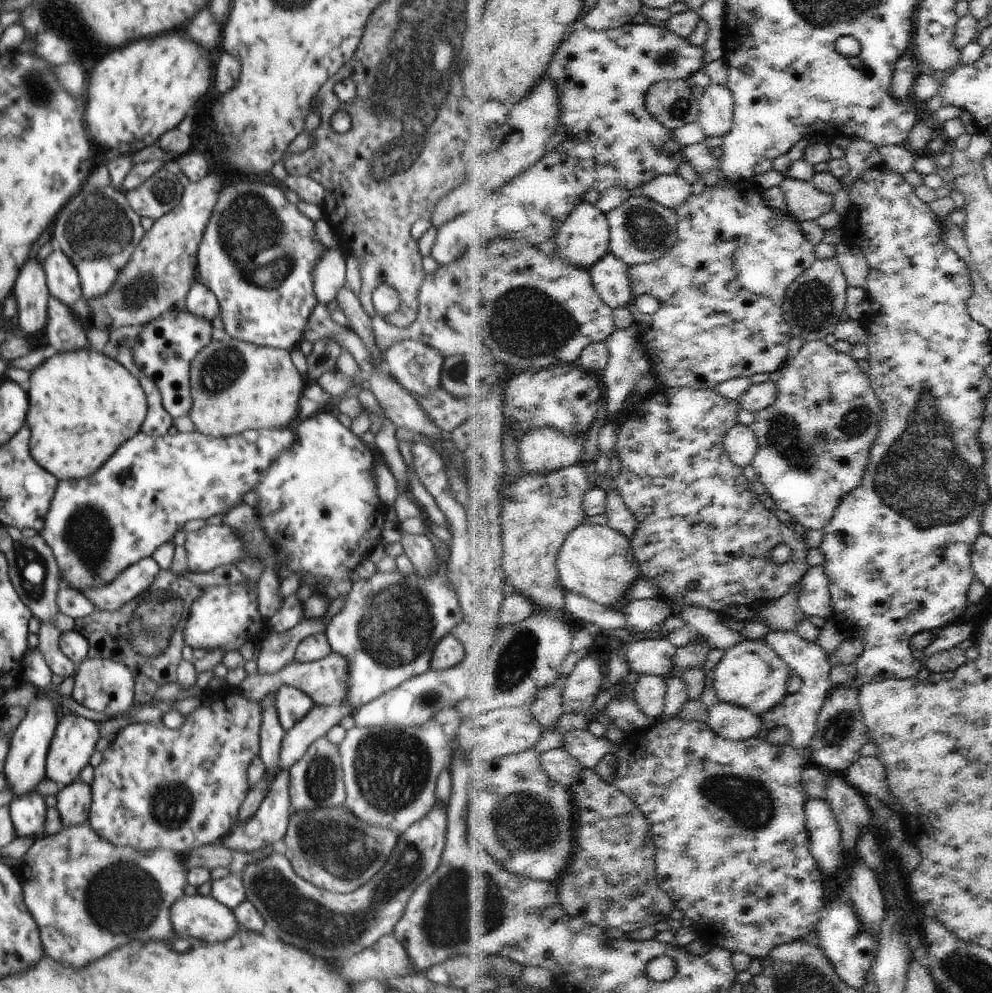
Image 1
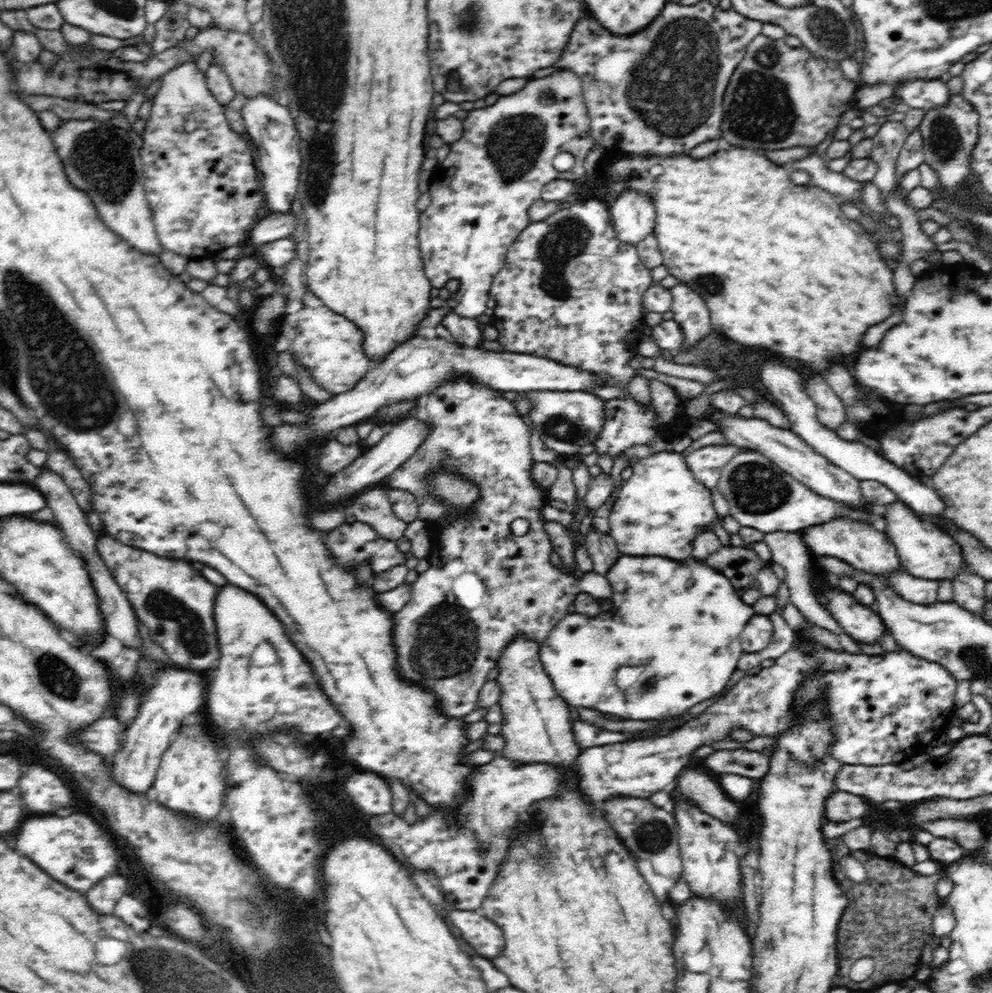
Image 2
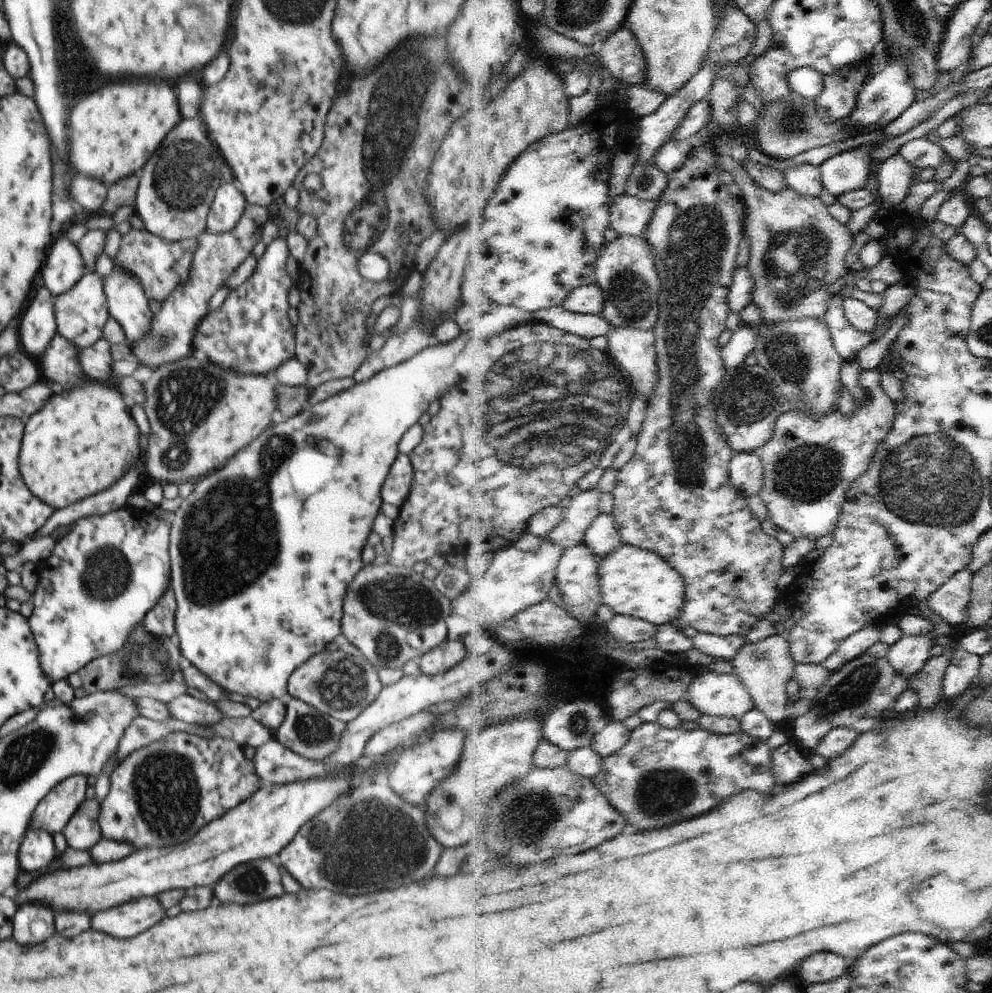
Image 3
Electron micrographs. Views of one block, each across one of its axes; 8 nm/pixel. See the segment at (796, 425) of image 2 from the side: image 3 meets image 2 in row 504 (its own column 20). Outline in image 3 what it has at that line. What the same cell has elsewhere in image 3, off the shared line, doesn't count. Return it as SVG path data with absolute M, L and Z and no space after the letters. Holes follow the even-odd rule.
M20 906L14 916L14 938L22 946L44 942L54 934L54 914L44 906Z

